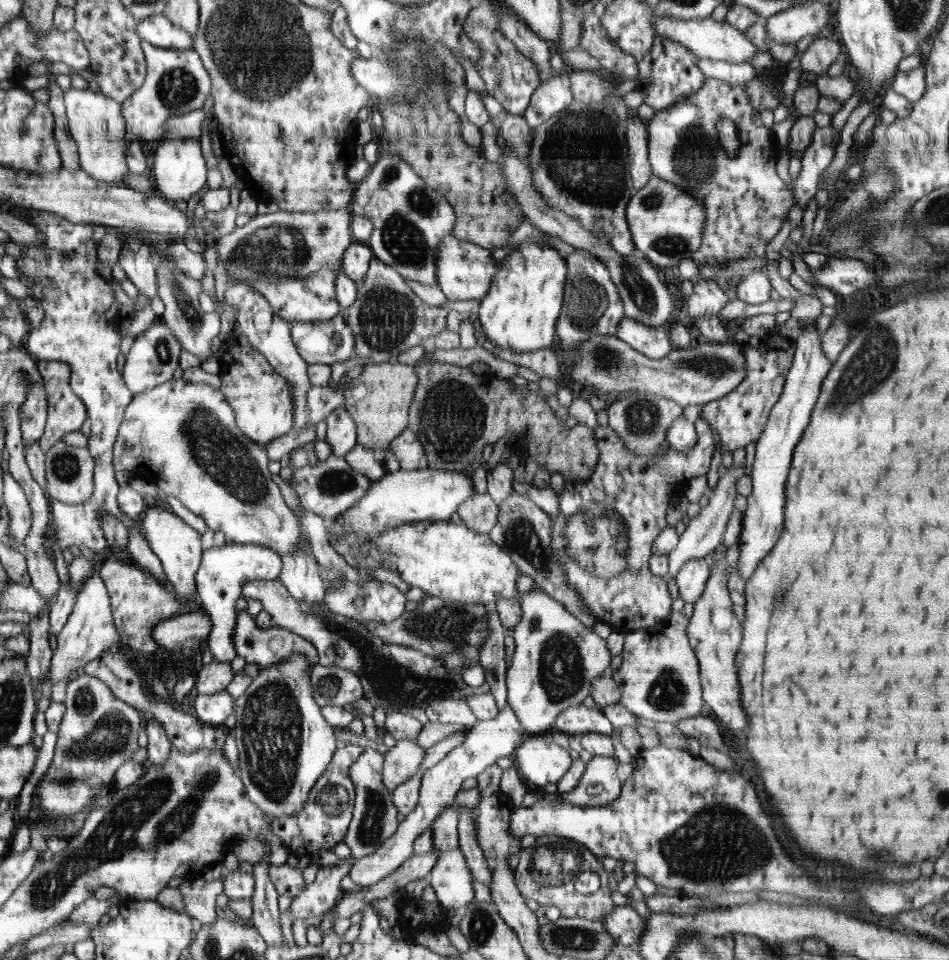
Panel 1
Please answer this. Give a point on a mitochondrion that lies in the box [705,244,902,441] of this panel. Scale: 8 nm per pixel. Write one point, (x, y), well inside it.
(873, 363)

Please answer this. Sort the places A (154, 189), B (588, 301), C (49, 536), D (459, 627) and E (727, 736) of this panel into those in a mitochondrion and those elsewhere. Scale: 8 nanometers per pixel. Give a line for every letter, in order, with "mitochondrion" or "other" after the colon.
A: other
B: mitochondrion
C: other
D: mitochondrion
E: other

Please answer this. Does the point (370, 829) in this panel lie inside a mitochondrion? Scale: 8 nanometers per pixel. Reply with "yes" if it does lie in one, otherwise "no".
yes

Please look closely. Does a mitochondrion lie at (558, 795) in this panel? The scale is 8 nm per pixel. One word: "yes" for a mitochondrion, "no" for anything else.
no

